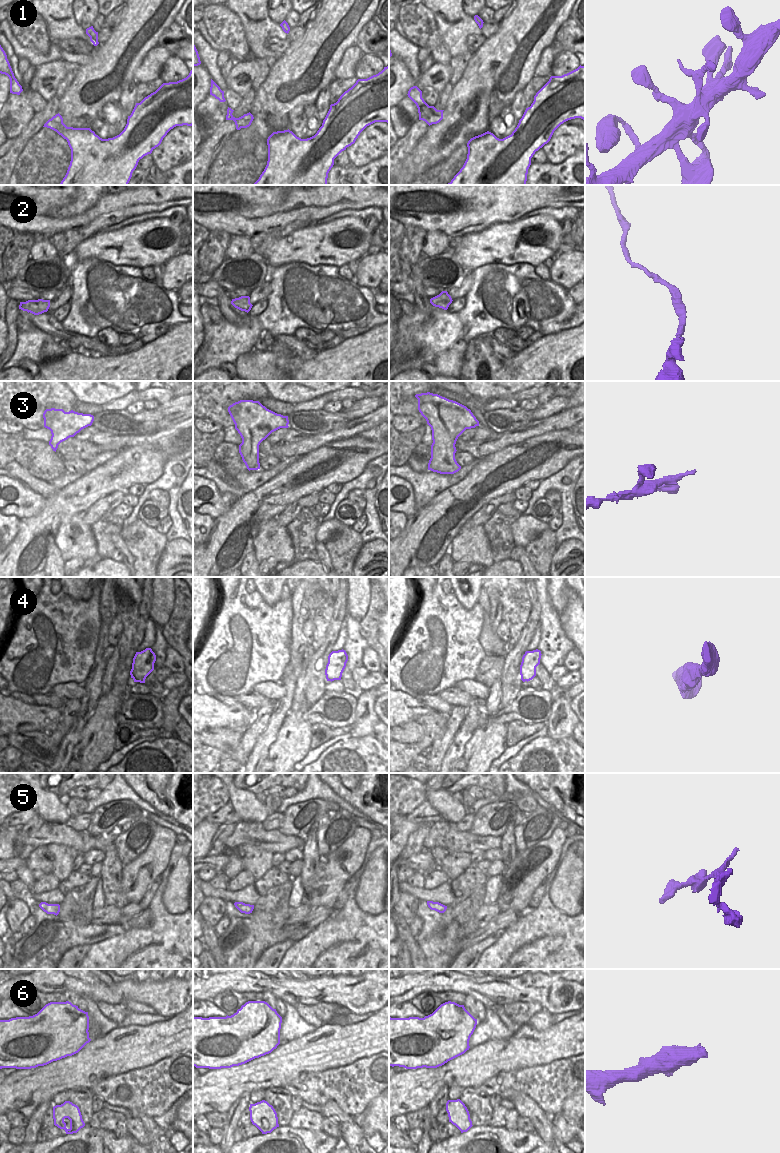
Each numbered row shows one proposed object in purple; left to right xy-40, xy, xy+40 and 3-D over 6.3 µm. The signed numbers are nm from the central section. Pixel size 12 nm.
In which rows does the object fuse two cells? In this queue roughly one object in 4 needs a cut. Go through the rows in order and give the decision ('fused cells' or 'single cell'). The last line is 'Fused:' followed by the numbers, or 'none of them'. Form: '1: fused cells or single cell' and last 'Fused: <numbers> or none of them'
1: single cell
2: single cell
3: single cell
4: single cell
5: single cell
6: single cell
Fused: none of them

